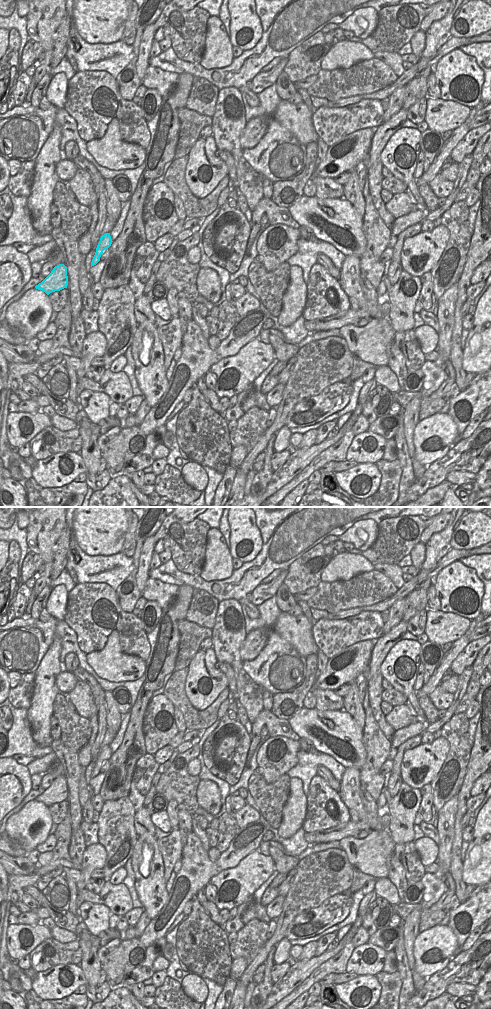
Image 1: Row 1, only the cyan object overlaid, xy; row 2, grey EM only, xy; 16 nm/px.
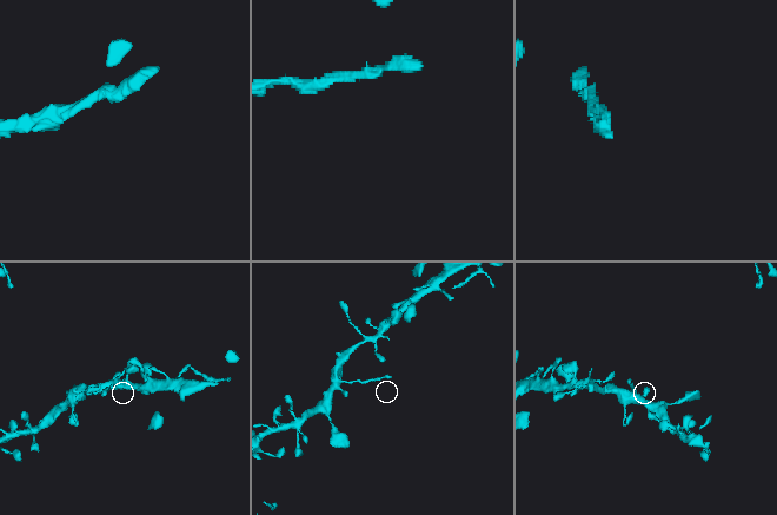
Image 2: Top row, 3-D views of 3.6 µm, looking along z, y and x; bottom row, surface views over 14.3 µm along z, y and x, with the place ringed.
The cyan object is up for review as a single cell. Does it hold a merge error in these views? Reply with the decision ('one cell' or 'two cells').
one cell

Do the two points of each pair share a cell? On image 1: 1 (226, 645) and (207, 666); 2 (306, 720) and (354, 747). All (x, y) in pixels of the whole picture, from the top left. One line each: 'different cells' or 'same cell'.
1: different cells
2: same cell

